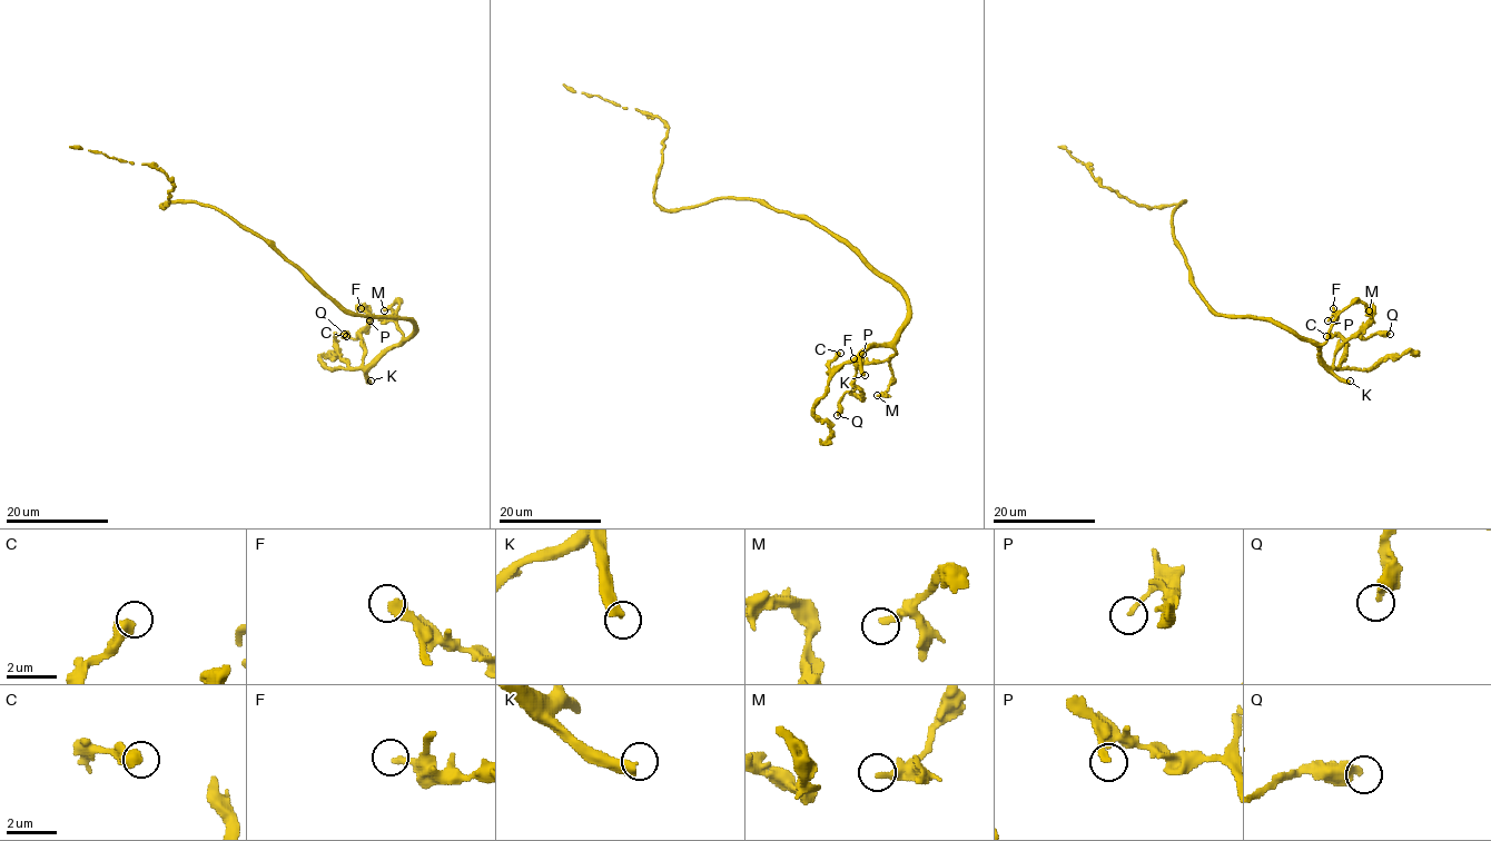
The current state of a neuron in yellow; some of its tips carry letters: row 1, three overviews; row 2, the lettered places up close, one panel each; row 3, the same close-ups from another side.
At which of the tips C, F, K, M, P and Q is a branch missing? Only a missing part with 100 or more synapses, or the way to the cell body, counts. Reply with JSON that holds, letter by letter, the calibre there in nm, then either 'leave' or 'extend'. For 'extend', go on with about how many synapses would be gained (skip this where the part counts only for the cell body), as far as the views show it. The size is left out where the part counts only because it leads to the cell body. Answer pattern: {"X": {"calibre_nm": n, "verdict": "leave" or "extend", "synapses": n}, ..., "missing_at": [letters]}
{"C": {"calibre_nm": 550, "verdict": "leave"}, "F": {"calibre_nm": 320, "verdict": "leave"}, "K": {"calibre_nm": 420, "verdict": "extend", "synapses": 150}, "M": {"calibre_nm": 300, "verdict": "leave"}, "P": {"calibre_nm": 200, "verdict": "leave"}, "Q": {"calibre_nm": 400, "verdict": "leave"}, "missing_at": ["K"]}

